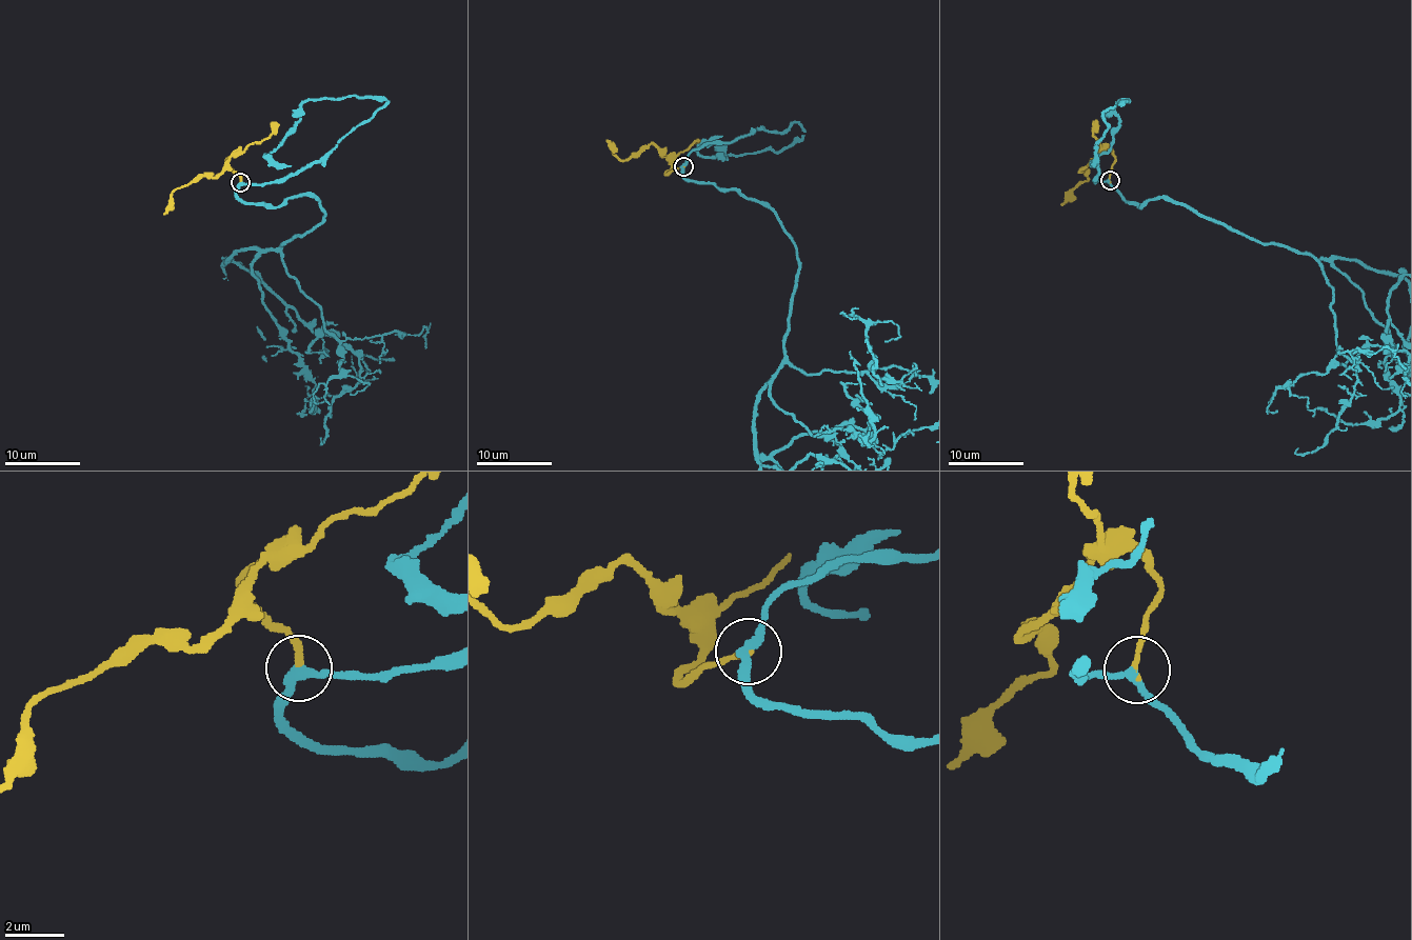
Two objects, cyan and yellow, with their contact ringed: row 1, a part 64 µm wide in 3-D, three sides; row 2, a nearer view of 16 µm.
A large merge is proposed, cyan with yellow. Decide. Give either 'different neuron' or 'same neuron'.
same neuron

